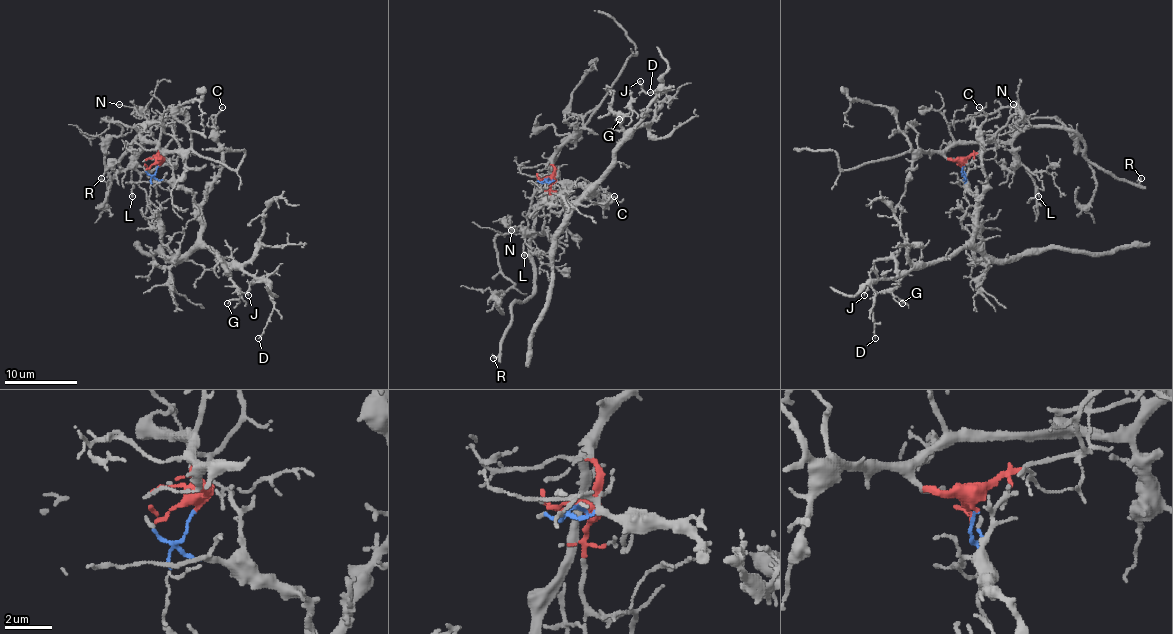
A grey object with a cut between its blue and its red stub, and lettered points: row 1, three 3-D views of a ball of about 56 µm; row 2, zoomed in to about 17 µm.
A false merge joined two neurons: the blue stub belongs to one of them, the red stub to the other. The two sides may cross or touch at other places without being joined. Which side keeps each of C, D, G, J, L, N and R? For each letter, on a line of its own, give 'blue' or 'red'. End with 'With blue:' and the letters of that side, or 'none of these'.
C: blue
D: blue
G: blue
J: blue
L: red
N: red
R: red
With blue: C, D, G, J

